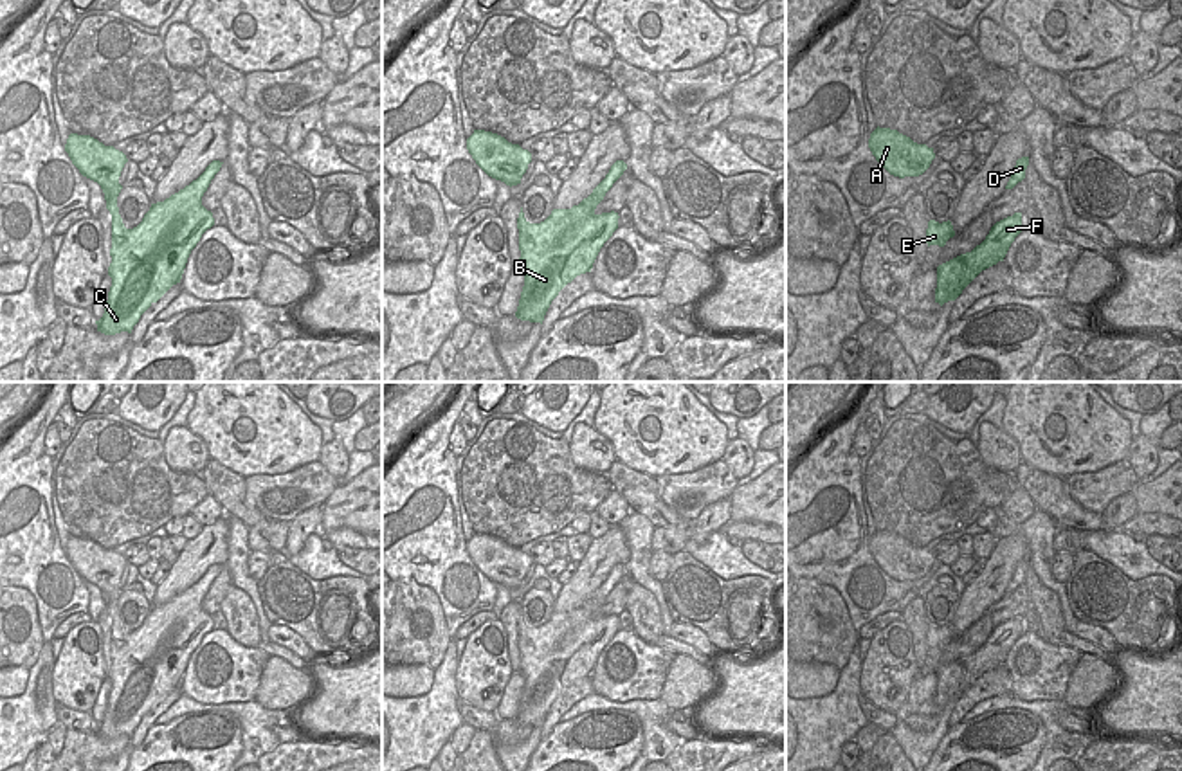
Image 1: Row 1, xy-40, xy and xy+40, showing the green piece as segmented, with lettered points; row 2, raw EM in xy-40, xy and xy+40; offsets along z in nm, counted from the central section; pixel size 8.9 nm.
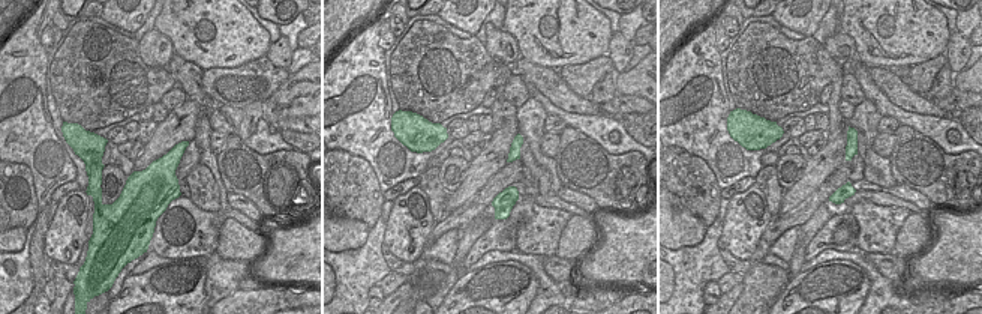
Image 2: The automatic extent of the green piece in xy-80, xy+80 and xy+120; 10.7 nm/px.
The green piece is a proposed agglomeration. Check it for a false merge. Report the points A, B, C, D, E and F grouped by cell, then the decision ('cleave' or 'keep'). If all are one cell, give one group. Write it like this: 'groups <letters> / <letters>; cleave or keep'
groups A B C D E F; keep

